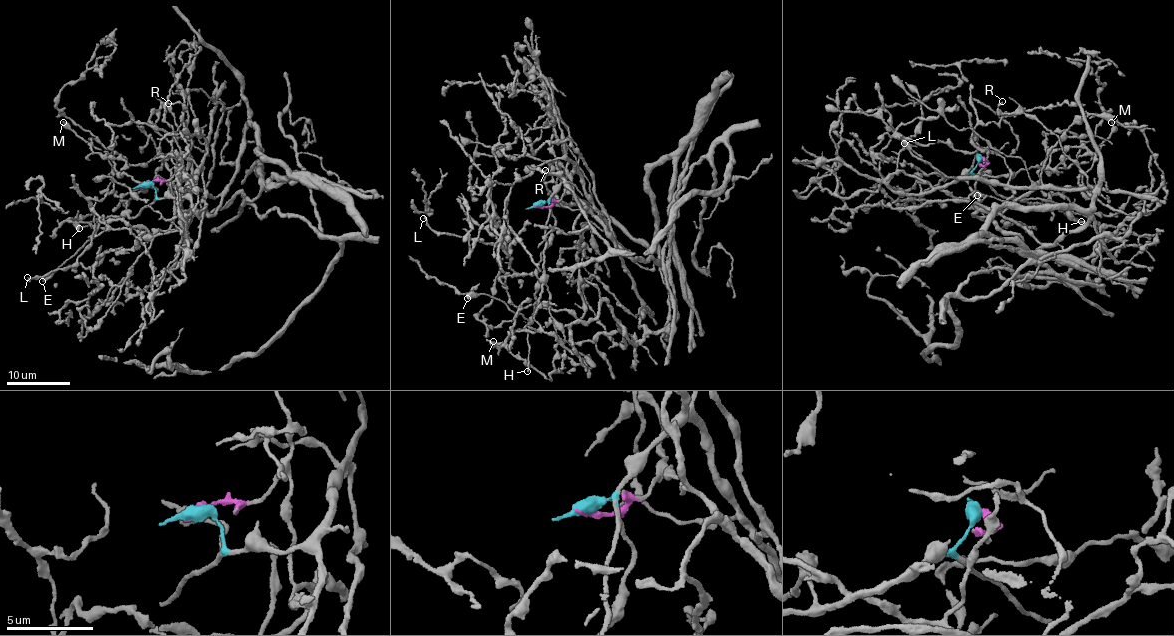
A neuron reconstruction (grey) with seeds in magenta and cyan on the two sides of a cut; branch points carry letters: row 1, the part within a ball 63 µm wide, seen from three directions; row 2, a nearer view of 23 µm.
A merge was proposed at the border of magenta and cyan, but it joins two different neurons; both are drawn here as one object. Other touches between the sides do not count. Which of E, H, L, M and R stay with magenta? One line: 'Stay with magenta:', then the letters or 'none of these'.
Stay with magenta: L, R

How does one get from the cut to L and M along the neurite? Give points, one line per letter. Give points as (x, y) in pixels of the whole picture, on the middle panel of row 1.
L: (538, 206), (568, 191), (586, 209), (564, 234), (526, 225), (508, 255), (500, 245), (439, 234), (423, 218)
M: (538, 206), (548, 201), (554, 218), (552, 237), (541, 255), (533, 317), (509, 339), (494, 342)

